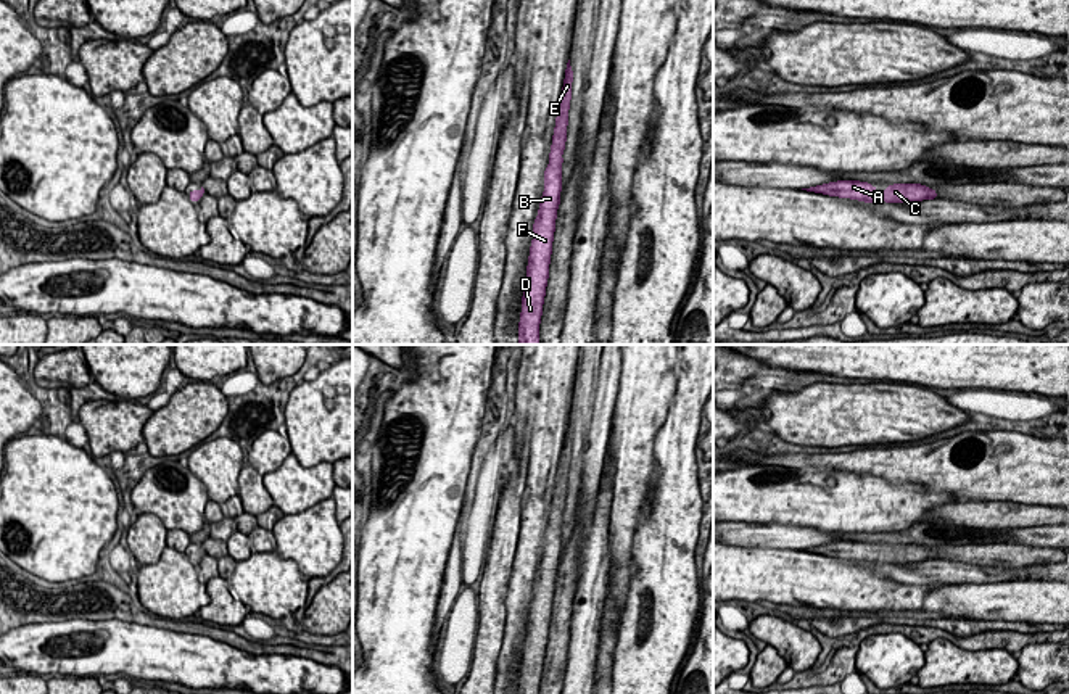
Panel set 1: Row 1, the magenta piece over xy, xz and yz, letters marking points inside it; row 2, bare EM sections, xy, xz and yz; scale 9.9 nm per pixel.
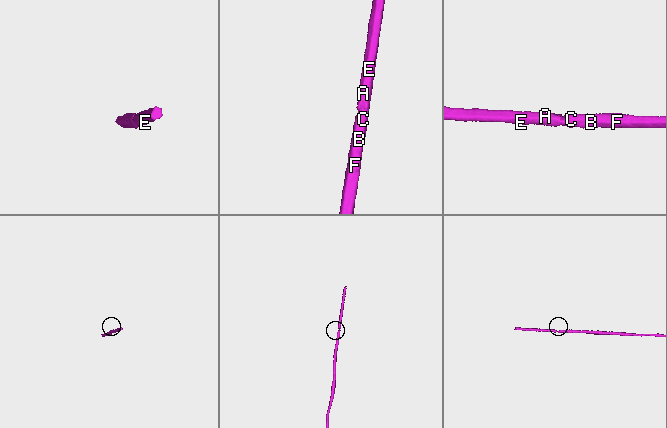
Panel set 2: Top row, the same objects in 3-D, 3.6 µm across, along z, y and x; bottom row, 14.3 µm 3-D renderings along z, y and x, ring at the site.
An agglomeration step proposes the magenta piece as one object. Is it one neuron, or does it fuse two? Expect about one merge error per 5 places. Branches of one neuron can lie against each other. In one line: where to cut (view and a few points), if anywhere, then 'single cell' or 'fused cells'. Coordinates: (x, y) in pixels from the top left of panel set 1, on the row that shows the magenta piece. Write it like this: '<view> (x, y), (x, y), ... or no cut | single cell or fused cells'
no cut | single cell

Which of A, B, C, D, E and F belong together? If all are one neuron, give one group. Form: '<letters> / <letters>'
A B C D E F

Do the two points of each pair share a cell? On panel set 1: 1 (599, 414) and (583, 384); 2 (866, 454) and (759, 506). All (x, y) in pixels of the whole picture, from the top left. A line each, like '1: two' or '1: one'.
1: two
2: two

